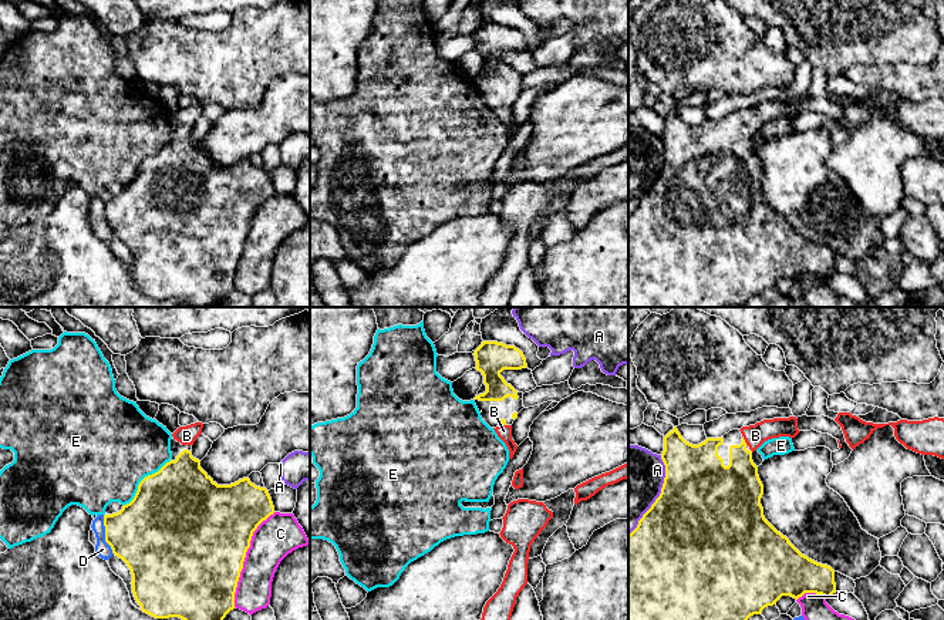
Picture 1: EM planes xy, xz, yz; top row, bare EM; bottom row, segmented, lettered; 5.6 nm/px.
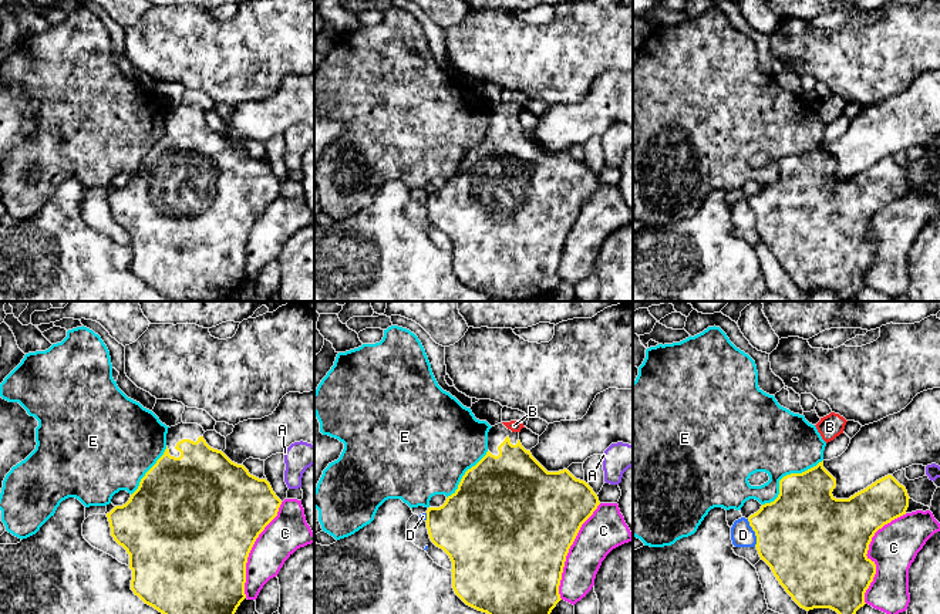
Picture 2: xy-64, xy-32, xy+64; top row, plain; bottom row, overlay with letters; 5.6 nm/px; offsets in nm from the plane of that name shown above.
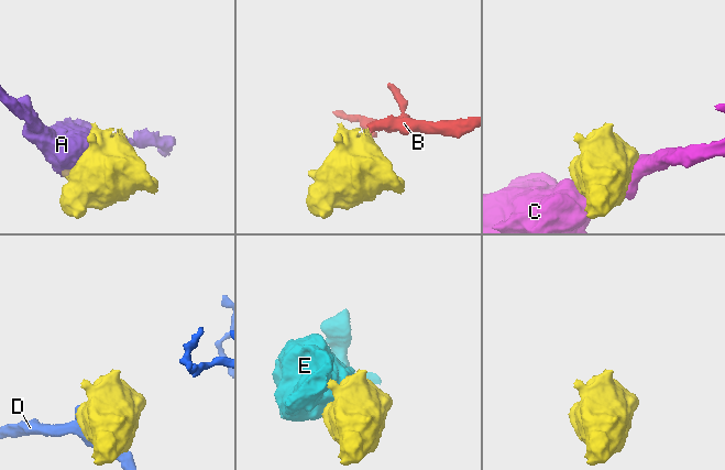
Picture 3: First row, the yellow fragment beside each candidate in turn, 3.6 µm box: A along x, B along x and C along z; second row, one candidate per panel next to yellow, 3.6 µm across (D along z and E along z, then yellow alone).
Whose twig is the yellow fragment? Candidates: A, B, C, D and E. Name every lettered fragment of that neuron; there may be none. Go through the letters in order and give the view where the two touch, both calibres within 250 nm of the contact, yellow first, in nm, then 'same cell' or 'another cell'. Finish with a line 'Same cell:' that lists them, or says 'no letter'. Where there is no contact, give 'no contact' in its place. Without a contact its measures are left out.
A: yz | 500/380 nm | another cell
B: yz | 240/120 nm | same cell
C: xy | 500/240 nm | another cell
D: xy | 420/90 nm | another cell
E: xy | 480/500 nm | another cell
Same cell: B

